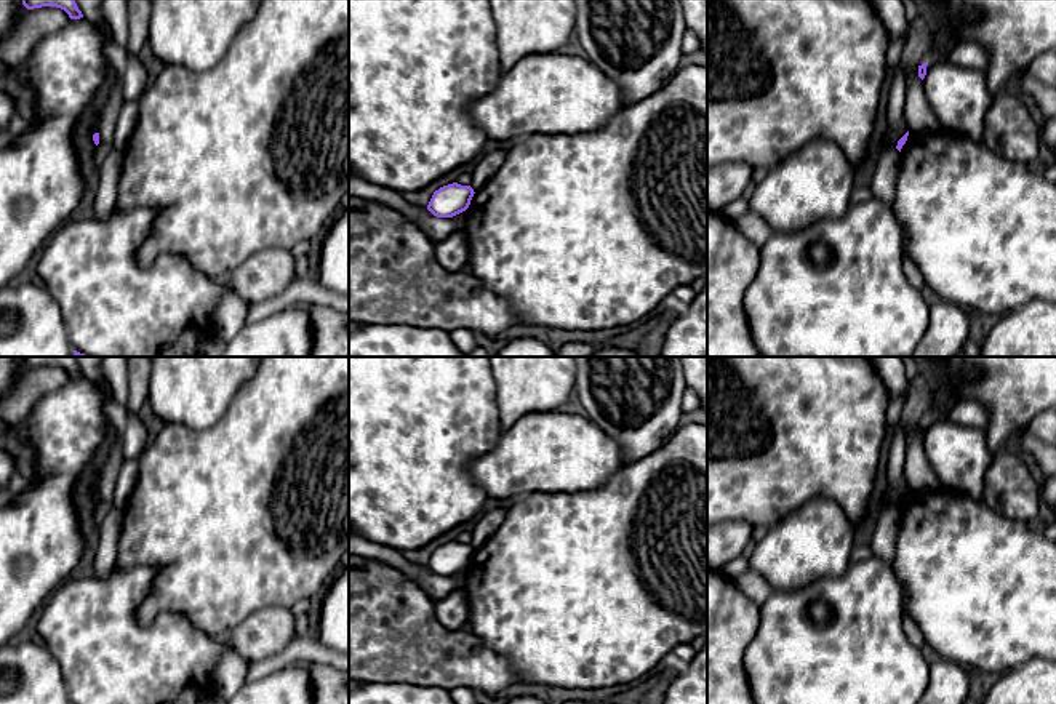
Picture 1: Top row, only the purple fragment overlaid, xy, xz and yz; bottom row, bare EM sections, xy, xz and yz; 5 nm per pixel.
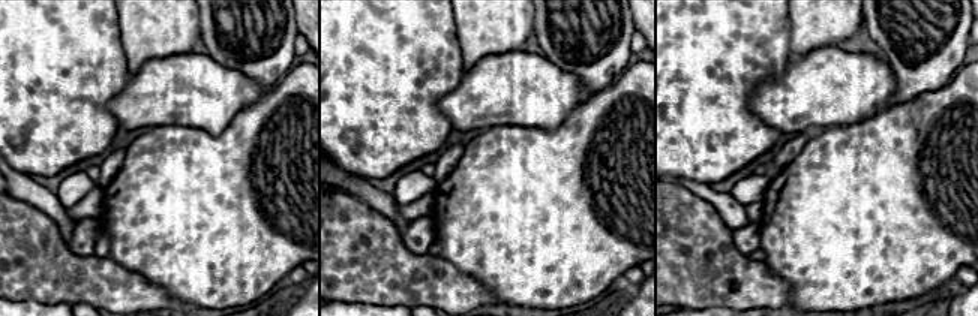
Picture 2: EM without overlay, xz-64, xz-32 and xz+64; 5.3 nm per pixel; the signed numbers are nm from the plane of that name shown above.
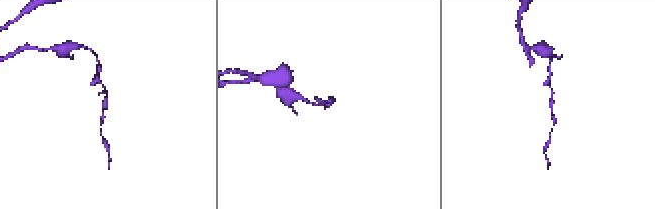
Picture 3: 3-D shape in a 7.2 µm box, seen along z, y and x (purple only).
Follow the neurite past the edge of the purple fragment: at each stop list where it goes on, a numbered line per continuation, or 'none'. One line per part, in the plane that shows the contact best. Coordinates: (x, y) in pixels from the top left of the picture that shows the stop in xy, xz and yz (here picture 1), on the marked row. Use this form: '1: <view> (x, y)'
none

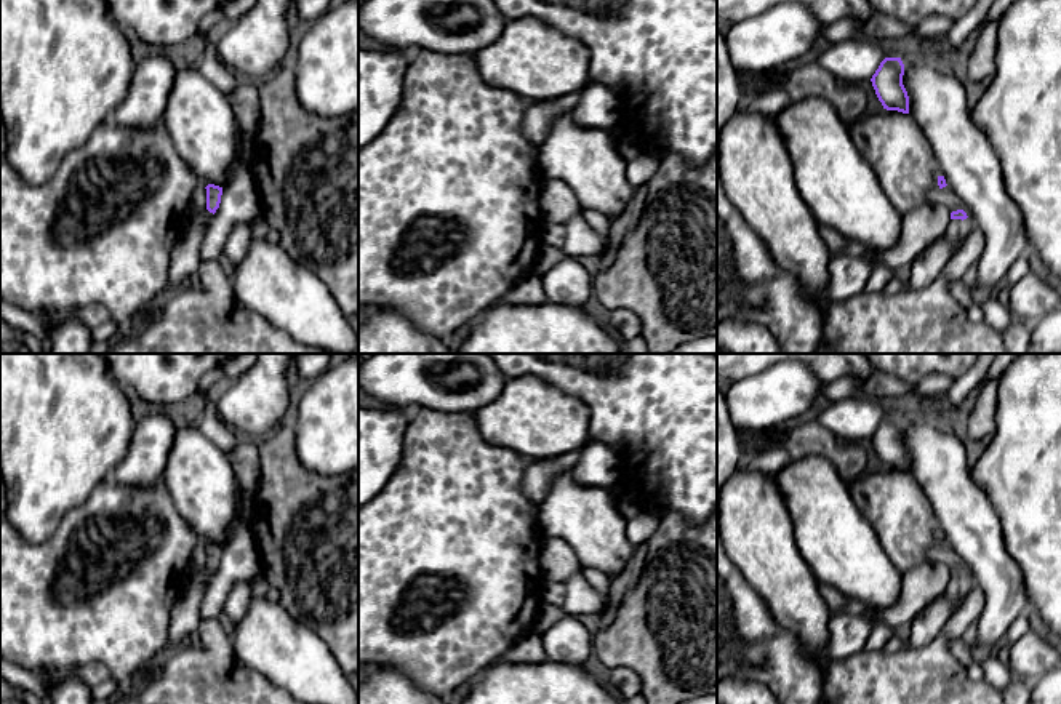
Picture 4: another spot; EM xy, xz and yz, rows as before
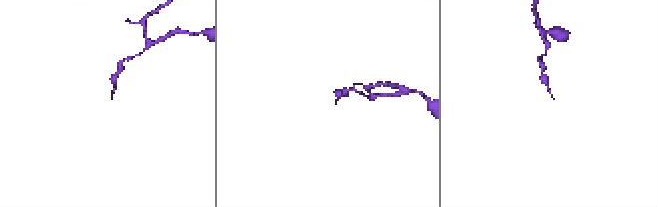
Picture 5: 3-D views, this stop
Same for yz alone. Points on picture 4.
1: yz (957, 229)

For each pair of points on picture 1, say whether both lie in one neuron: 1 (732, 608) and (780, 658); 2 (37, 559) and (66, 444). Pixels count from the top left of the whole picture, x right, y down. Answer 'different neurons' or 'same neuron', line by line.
1: different neurons
2: same neuron

